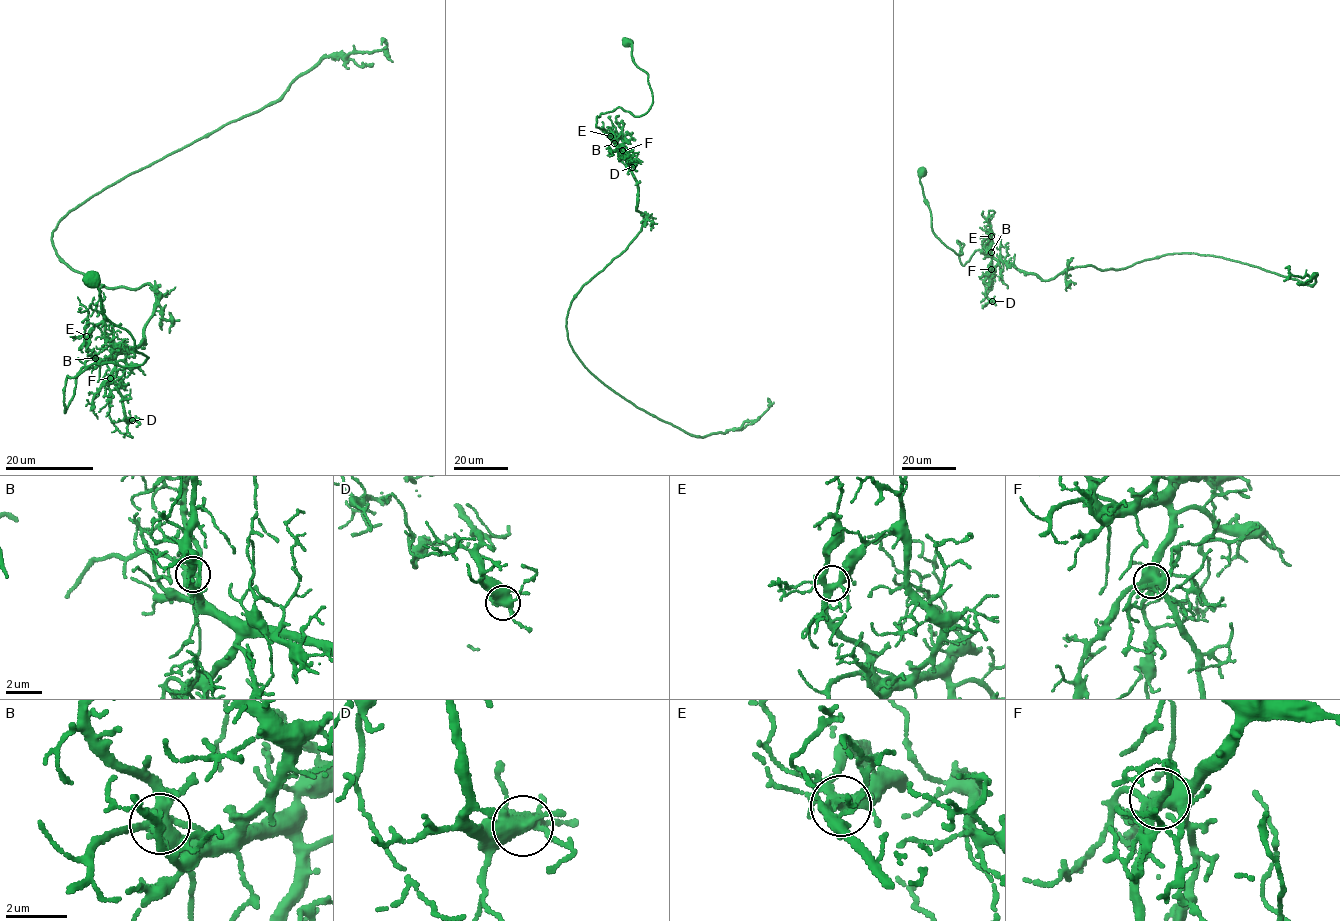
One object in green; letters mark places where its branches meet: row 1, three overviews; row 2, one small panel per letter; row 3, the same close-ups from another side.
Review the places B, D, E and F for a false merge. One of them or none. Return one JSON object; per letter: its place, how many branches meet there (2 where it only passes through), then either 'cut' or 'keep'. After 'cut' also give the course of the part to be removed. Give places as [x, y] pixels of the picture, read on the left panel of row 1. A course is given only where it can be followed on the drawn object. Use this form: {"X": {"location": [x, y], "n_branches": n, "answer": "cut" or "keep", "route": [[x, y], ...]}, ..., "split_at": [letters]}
{"B": {"location": [95, 358], "n_branches": 7, "answer": "keep"}, "D": {"location": [132, 420], "n_branches": 6, "answer": "keep"}, "E": {"location": [86, 336], "n_branches": 7, "answer": "keep"}, "F": {"location": [110, 378], "n_branches": 8, "answer": "keep"}, "split_at": []}

